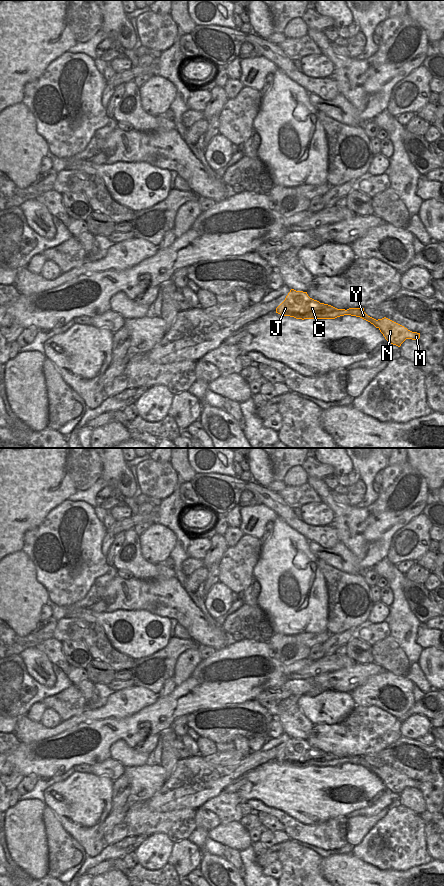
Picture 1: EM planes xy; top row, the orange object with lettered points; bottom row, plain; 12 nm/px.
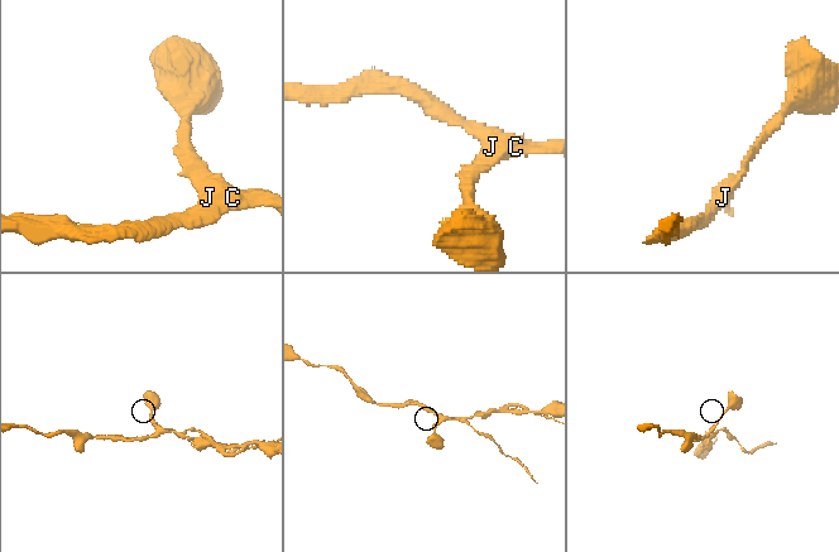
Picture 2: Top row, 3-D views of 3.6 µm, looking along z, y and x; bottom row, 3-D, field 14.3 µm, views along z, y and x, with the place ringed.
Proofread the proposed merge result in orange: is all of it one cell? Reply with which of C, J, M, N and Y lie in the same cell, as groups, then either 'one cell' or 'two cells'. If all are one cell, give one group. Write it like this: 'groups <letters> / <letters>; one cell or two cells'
groups C J M N / Y; two cells

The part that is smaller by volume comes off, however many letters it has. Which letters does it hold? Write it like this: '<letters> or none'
Y

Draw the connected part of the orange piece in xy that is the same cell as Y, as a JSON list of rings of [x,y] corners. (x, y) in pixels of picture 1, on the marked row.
[[[349,308],[349,309],[357,309],[358,312],[357,312],[357,315],[356,317],[360,317],[368,322],[370,322],[371,324],[373,324],[376,328],[378,328],[378,326],[376,325],[375,323],[375,320],[374,318],[368,316],[365,312],[364,312],[364,308]]]

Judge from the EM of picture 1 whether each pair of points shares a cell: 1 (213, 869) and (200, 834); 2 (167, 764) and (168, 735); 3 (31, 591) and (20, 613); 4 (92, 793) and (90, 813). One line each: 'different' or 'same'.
1: same
2: same
3: same
4: same

